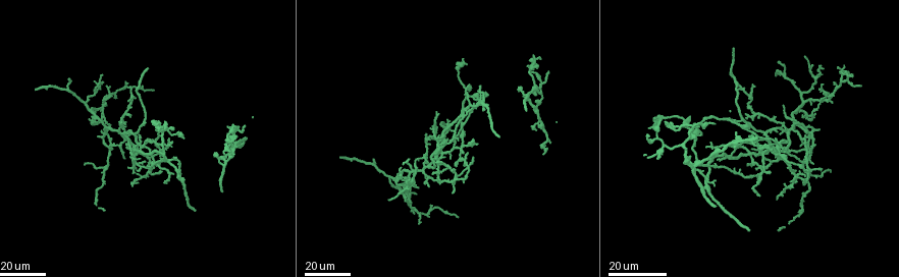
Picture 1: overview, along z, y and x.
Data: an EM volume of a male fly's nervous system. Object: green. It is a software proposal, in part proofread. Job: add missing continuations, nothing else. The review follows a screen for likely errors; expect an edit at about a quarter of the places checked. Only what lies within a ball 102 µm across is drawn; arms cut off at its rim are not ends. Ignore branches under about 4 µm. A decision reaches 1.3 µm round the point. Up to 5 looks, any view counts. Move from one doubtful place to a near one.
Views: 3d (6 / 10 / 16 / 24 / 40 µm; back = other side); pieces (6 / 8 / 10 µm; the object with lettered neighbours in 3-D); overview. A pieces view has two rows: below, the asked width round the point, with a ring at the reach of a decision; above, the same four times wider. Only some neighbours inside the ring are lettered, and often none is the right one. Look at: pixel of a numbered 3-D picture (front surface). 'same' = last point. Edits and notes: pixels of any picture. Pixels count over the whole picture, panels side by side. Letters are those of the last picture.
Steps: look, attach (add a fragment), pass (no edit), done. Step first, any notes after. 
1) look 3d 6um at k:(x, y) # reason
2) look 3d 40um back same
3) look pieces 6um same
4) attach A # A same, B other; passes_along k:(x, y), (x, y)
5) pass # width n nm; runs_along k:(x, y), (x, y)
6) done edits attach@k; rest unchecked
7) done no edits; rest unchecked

look 3d 40um at 1:(410, 190) # free end

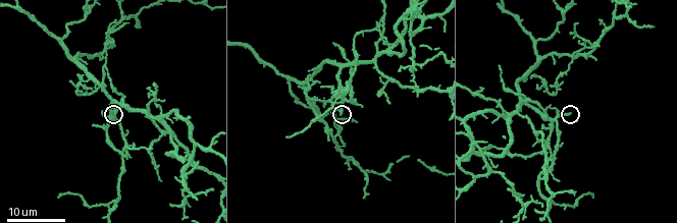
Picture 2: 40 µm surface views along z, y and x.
look pieces 8um at 2:(572, 113)

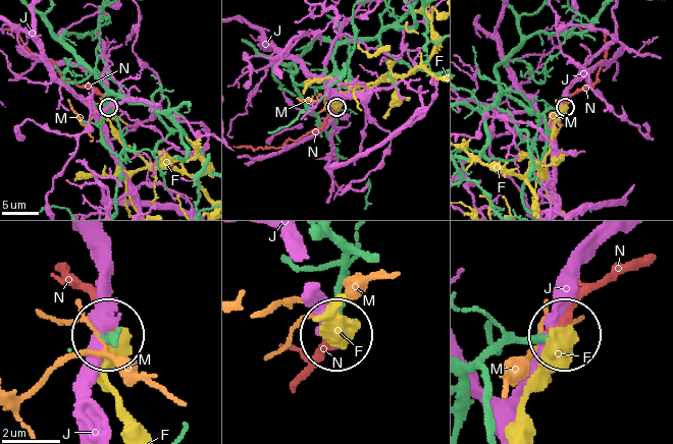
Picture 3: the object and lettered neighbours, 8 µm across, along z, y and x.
attach N # F other, J other, M other, N same; passes_along 3:(115, 344), (100, 308), (66, 274); the neuron continues

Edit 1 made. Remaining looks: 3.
look overview # redraw

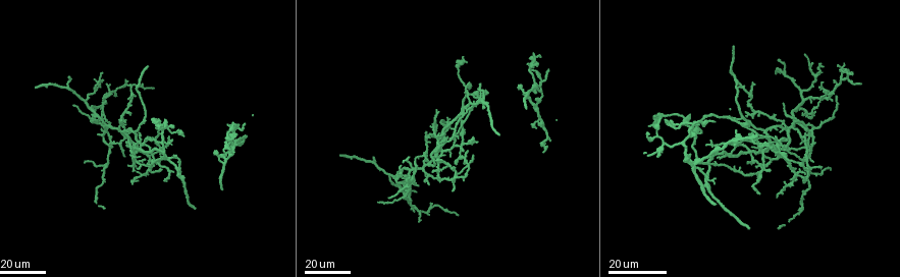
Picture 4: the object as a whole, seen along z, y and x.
look 3d 24um at 4:(734, 47) # tapers out

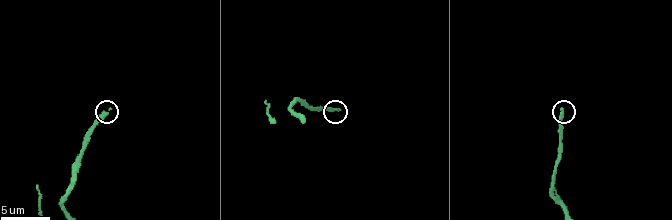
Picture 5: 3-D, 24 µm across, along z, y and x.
look pieces 10um at 5:(562, 109) # what lies round it

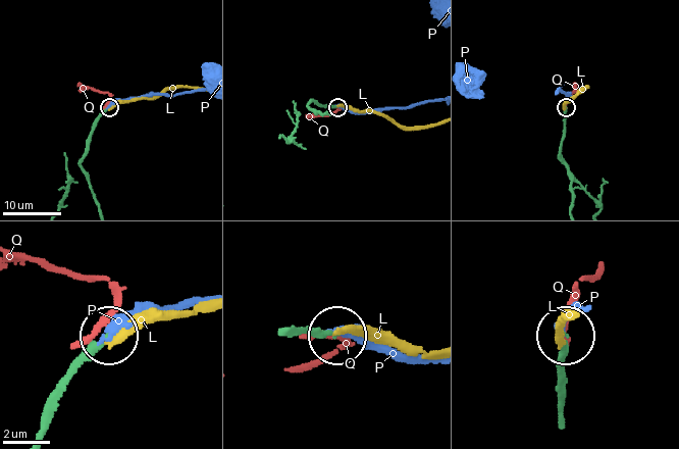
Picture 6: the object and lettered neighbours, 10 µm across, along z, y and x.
pass # L other, P other, Q other; none of them fits

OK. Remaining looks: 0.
done edits attach@3; rest unchecked

